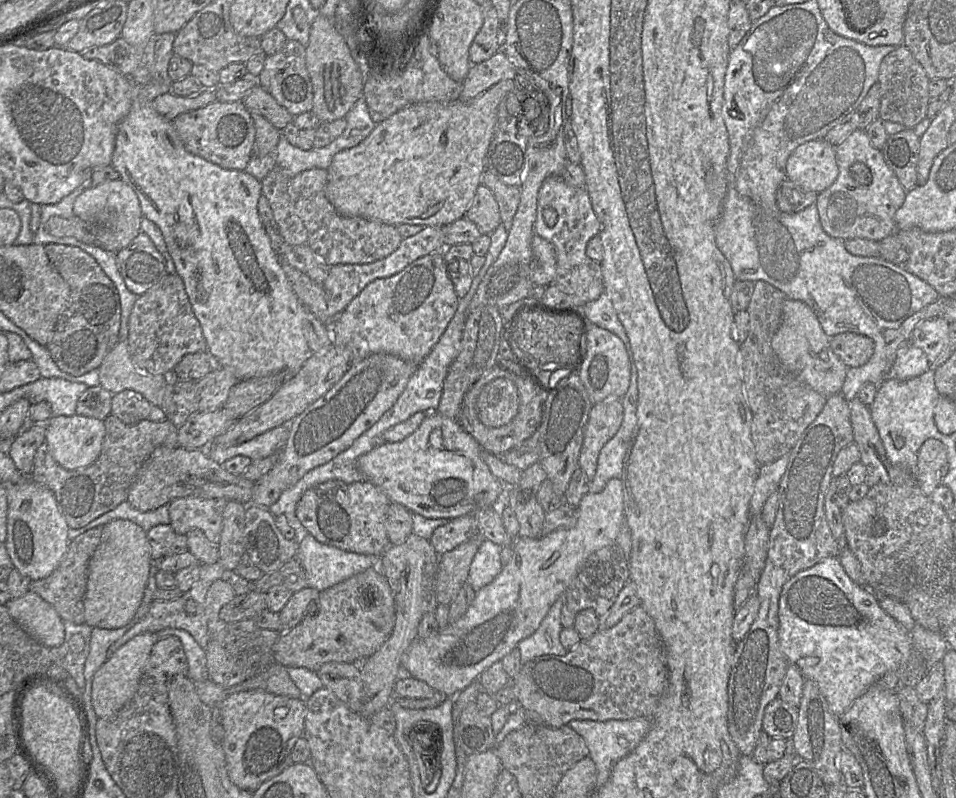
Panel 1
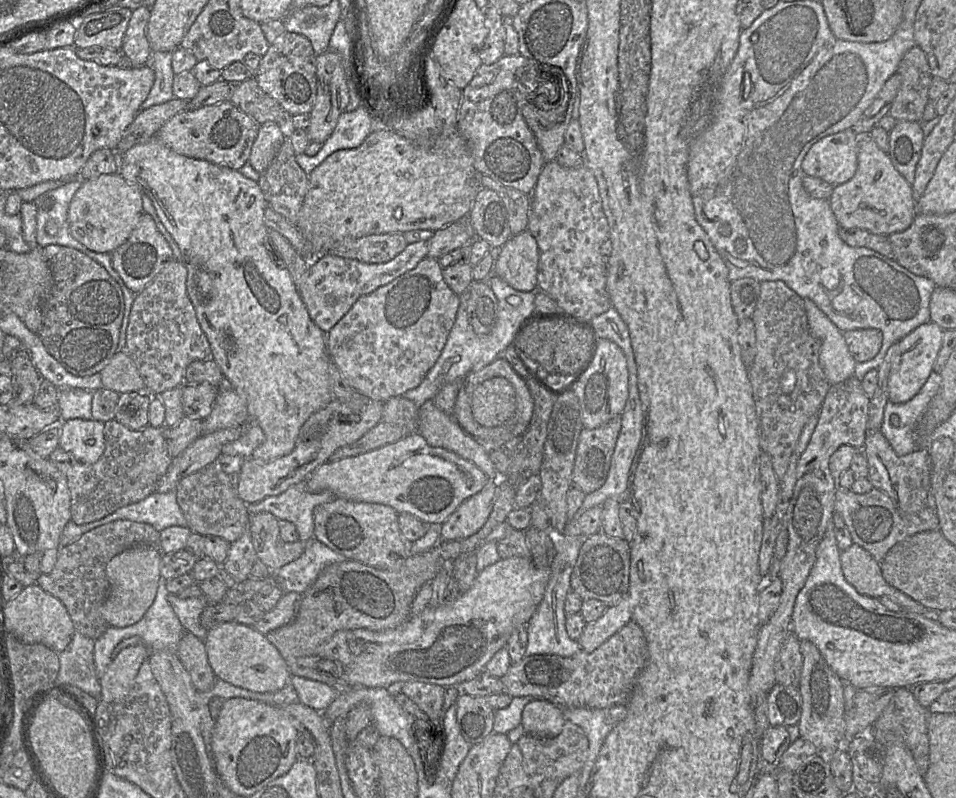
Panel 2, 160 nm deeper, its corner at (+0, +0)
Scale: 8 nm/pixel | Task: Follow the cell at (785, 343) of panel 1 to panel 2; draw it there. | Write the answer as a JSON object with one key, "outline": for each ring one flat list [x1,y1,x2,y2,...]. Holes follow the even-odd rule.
{"outline":[[804,299,810,333,820,343,819,363,830,385,854,375,855,360,851,356,843,332,808,299]]}

